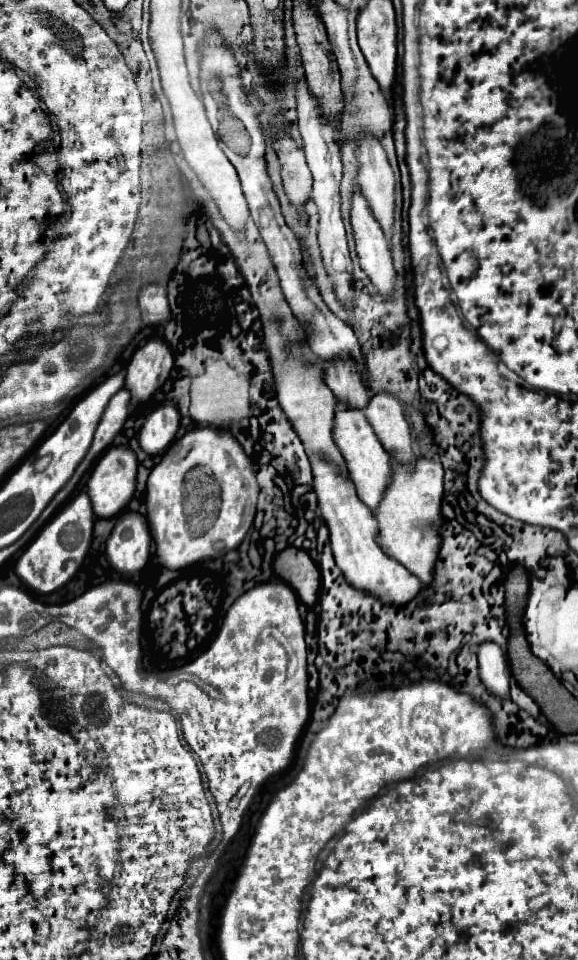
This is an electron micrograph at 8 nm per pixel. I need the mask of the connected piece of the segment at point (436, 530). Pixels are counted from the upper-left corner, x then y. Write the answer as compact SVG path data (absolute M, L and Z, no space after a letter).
M416 453L418 459L412 467L398 465L392 461L394 479L388 485L380 507L374 517L378 519L380 529L380 545L384 551L400 561L410 573L414 573L424 587L432 585L434 565L440 553L440 525L442 525L442 497L444 497L444 469L440 461L426 459Z

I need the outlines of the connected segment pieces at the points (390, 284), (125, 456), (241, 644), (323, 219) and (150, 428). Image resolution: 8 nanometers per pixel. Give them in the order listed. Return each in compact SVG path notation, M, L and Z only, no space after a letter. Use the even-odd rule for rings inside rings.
M356 187L354 199L352 199L352 231L356 239L356 253L360 257L360 267L370 277L372 285L378 289L378 293L384 299L392 299L394 285L396 285L396 271L392 265L392 253L388 249L388 241L372 217L368 213L368 205L364 197L360 195L360 189Z
M116 445L110 447L96 463L90 479L88 479L88 495L92 501L92 509L96 513L96 517L100 519L110 519L114 515L118 515L130 501L130 497L134 495L136 489L136 469L138 469L138 461L136 455L130 447L124 445Z
M262 583L234 601L216 639L206 649L206 655L216 655L214 687L230 703L232 733L236 733L240 753L244 753L244 757L200 757L224 829L224 839L216 853L222 853L238 833L246 811L232 809L232 797L244 783L258 789L268 777L286 769L294 757L296 741L310 719L305 635L295 591L286 583ZM272 627L276 627L280 637L272 639L272 633L268 635Z
M302 79L298 85L298 127L304 141L304 153L308 167L312 171L312 199L318 207L318 243L322 251L322 261L326 267L326 273L334 285L334 293L338 301L344 305L344 309L352 309L354 303L354 289L352 289L352 259L348 251L346 231L340 215L340 179L342 179L342 159L340 159L340 147L334 141L334 131L330 125L326 125L318 117L318 107L312 97L312 93L306 87L306 81Z
M172 401L158 405L144 419L144 425L140 429L140 447L148 455L158 455L166 451L168 445L174 441L178 427L180 427L178 407Z

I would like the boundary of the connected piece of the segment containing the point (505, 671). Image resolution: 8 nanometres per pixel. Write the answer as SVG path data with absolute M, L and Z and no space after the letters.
M482 643L478 649L480 681L488 693L506 699L510 691L510 667L504 651L496 643Z

